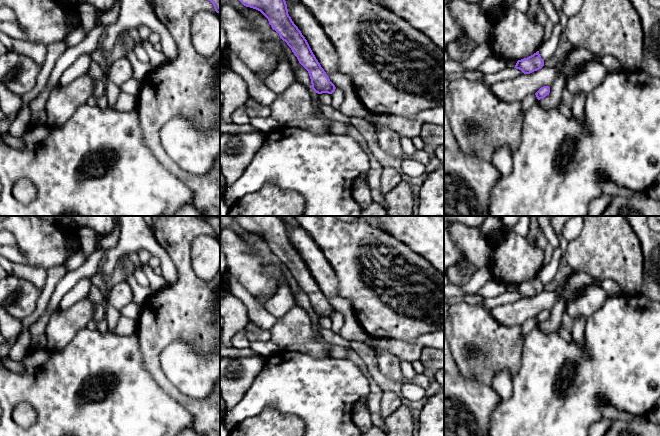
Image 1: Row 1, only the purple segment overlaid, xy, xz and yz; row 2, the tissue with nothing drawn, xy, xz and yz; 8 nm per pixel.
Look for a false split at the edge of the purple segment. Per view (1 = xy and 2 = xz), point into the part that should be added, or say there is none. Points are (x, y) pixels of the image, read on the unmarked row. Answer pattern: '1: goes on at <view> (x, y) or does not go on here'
1: does not go on here
2: does not go on here

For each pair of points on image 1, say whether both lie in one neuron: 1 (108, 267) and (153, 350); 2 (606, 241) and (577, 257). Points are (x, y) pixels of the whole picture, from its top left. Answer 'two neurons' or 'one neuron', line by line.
1: two neurons
2: one neuron

